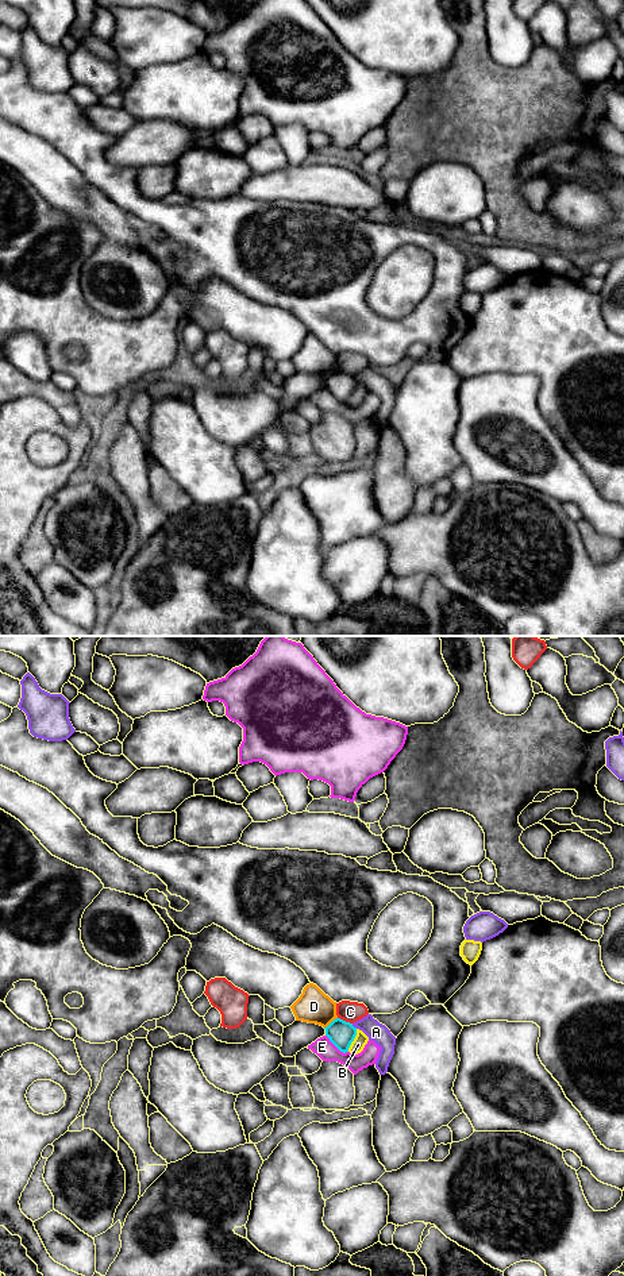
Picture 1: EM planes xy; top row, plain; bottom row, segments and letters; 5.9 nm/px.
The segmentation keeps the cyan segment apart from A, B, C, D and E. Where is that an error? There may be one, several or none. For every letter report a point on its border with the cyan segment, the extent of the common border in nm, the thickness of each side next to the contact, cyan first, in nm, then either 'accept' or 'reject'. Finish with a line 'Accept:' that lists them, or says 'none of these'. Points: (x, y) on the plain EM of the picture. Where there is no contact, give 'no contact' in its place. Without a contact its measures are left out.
A: xy (353, 378) | 50 nm | 160/120 nm | reject
B: xy (353, 392) | 150 nm | 160/80 nm | reject
C: xy (345, 373) | 100 nm | 160/130 nm | reject
D: xy (331, 374) | 100 nm | 160/200 nm | reject
E: xy (336, 399) | 170 nm | 160/110 nm | reject
Accept: none of these

